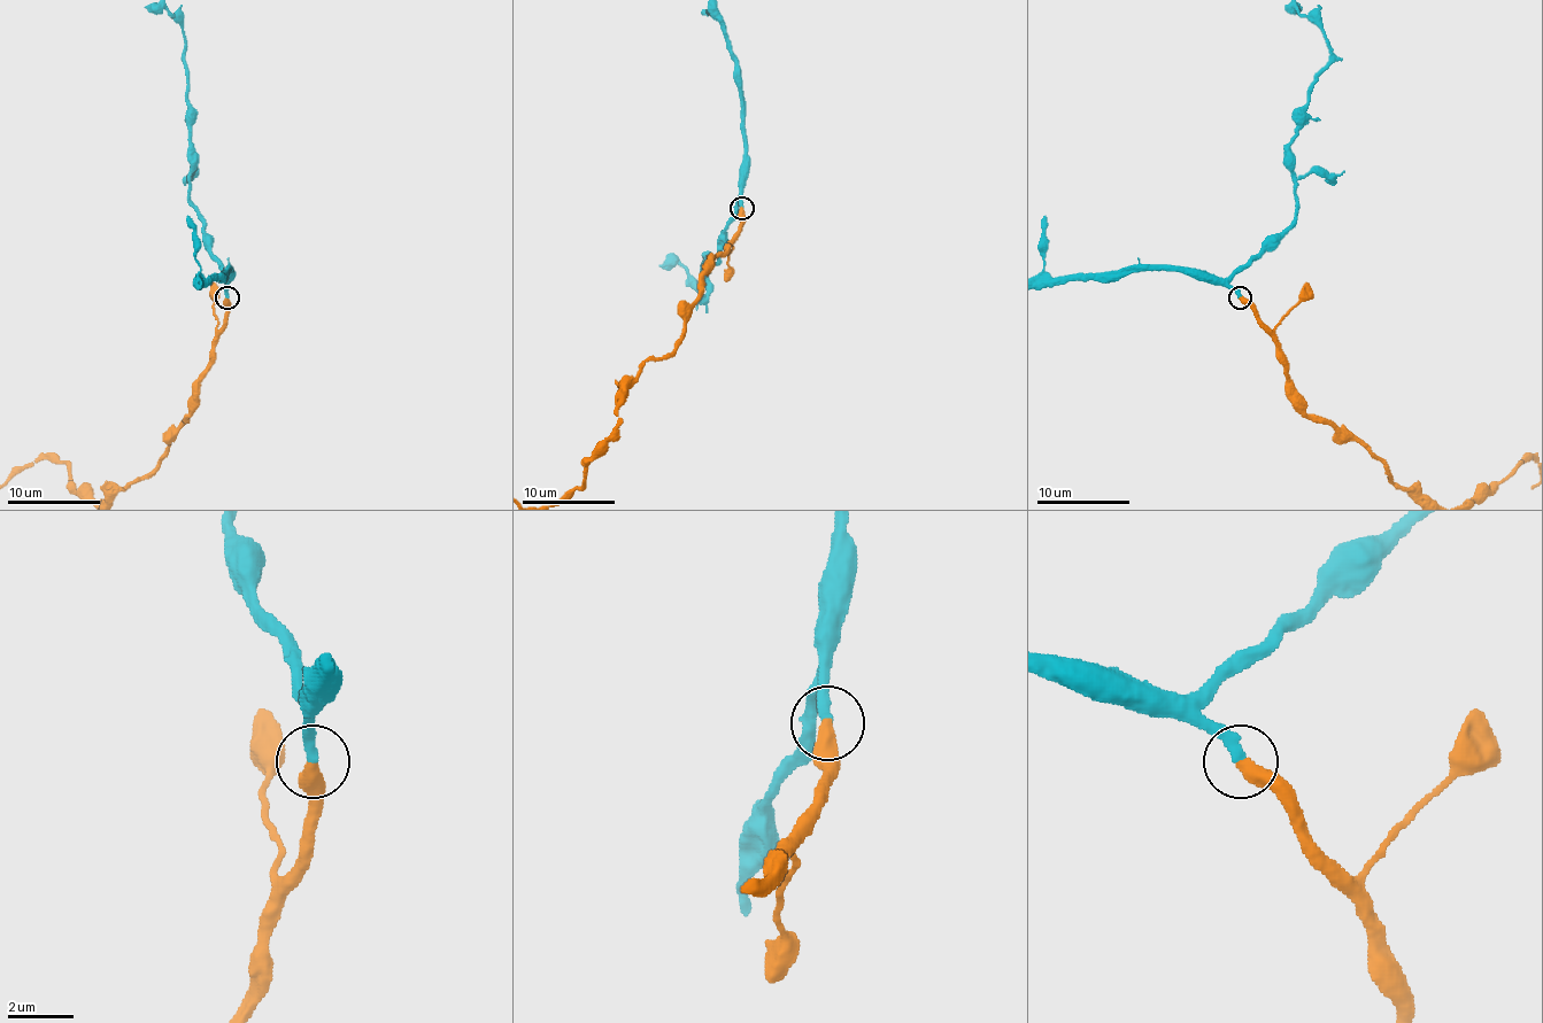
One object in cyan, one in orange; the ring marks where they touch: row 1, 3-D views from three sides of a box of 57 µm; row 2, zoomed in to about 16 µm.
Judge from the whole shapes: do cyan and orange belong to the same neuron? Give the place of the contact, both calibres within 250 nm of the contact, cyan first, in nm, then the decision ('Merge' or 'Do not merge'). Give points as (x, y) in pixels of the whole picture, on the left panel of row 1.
Place: (226, 297). Thickness 360 nm (cyan) against 440 nm. Merge

